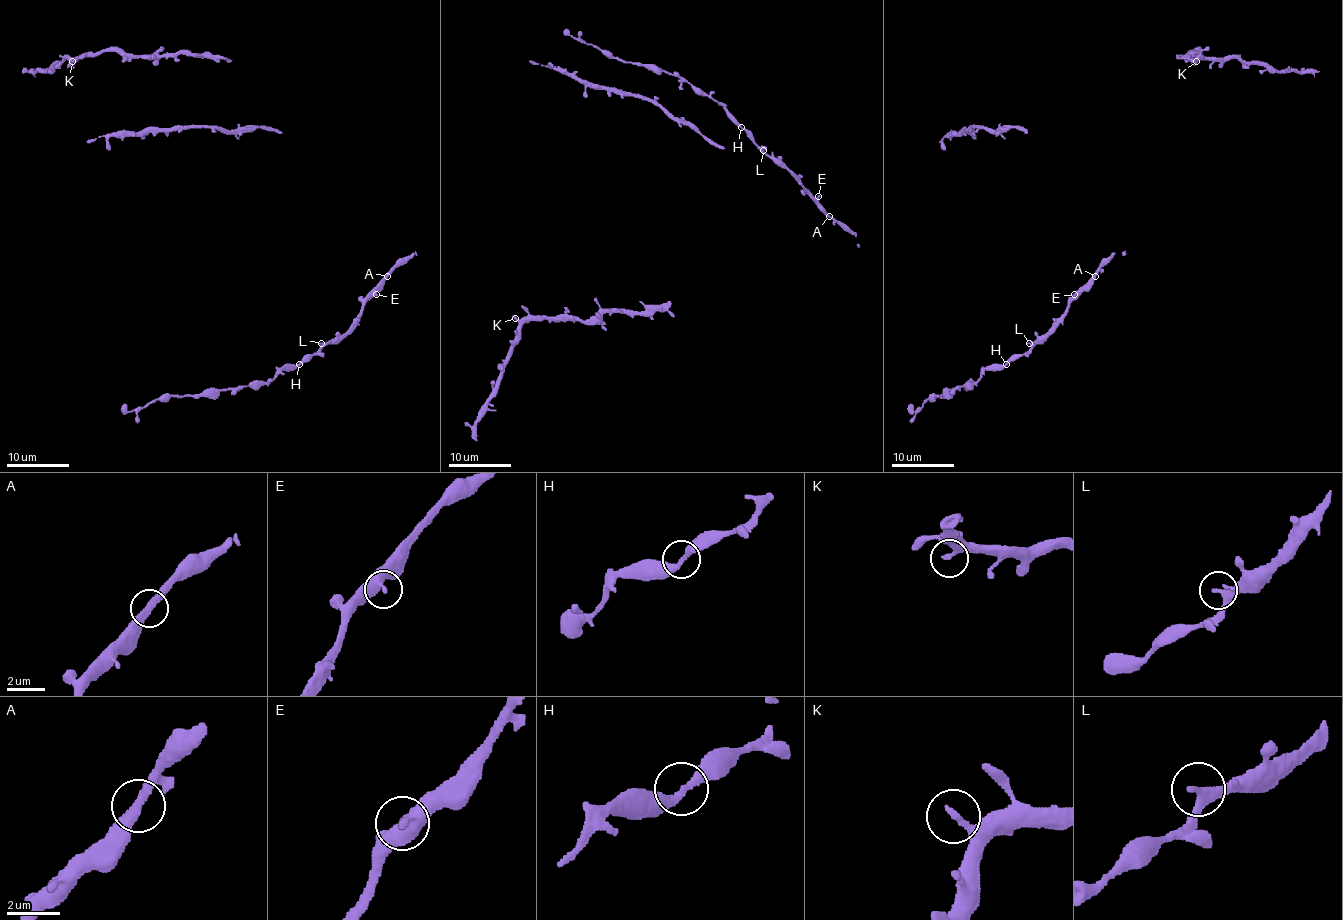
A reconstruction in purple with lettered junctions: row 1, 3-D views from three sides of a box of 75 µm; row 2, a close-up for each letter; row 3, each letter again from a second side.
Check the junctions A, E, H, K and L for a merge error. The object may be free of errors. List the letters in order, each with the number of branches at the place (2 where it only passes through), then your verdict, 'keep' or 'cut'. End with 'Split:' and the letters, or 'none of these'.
A: 2 branches meet; keep
E: 1 branches meet; keep
H: 2 branches meet; keep
K: 1 branches meet; keep
L: 2 branches meet; keep
Split: none of these

